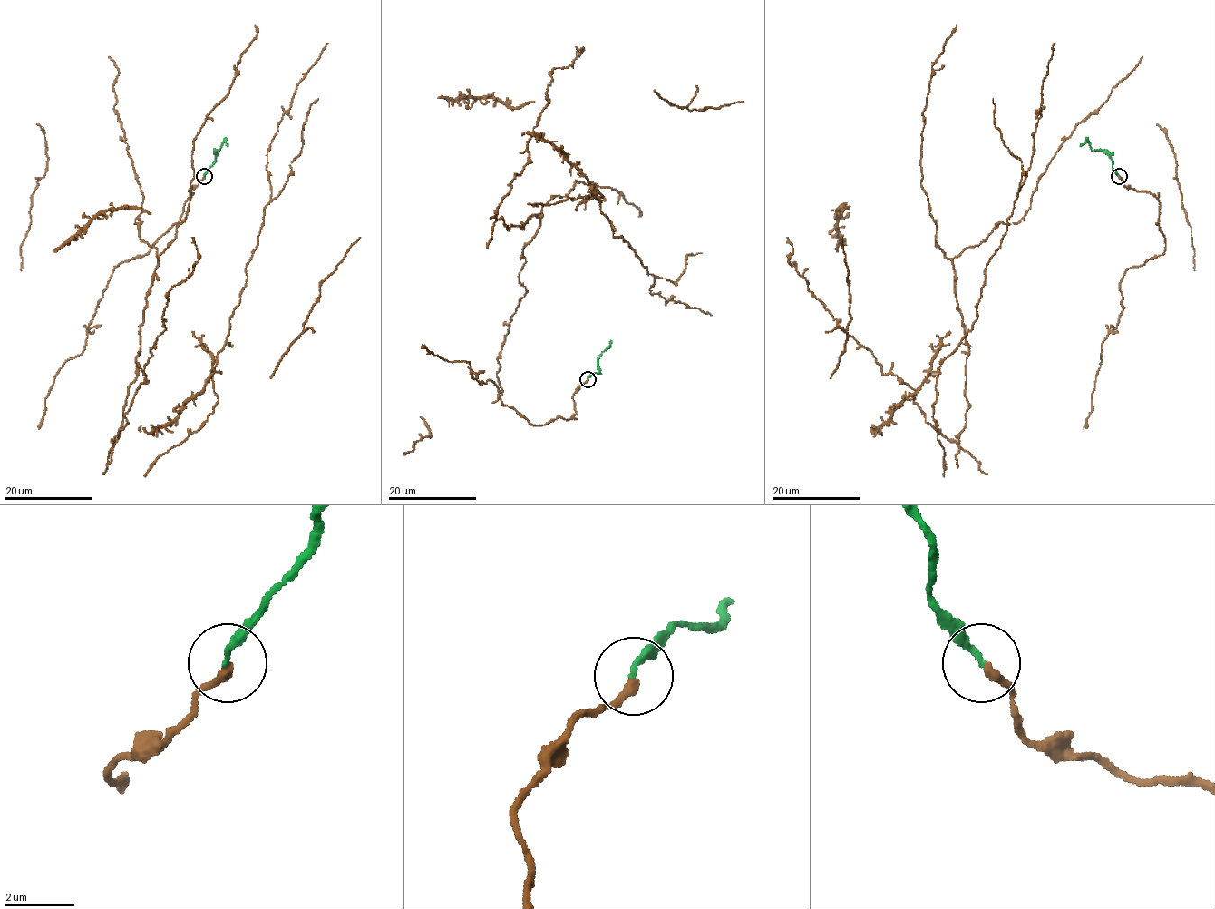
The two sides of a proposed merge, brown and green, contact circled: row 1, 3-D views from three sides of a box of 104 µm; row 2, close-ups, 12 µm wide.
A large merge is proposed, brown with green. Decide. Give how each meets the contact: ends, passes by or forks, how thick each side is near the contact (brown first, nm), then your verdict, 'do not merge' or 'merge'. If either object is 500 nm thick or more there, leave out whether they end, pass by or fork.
brown ends; green ends; calibres 260 and 170 nm; merge

